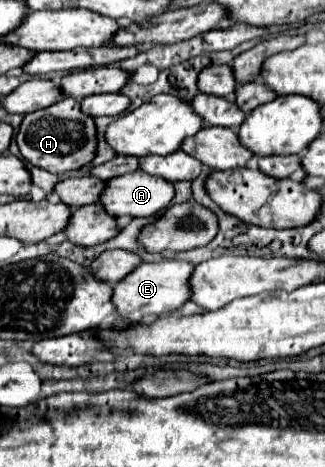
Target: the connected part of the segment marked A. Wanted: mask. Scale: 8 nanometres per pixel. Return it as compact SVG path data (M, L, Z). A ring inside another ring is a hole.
M139 169L109 179L109 187L103 191L99 201L115 217L153 217L161 209L167 209L173 197L173 183Z

